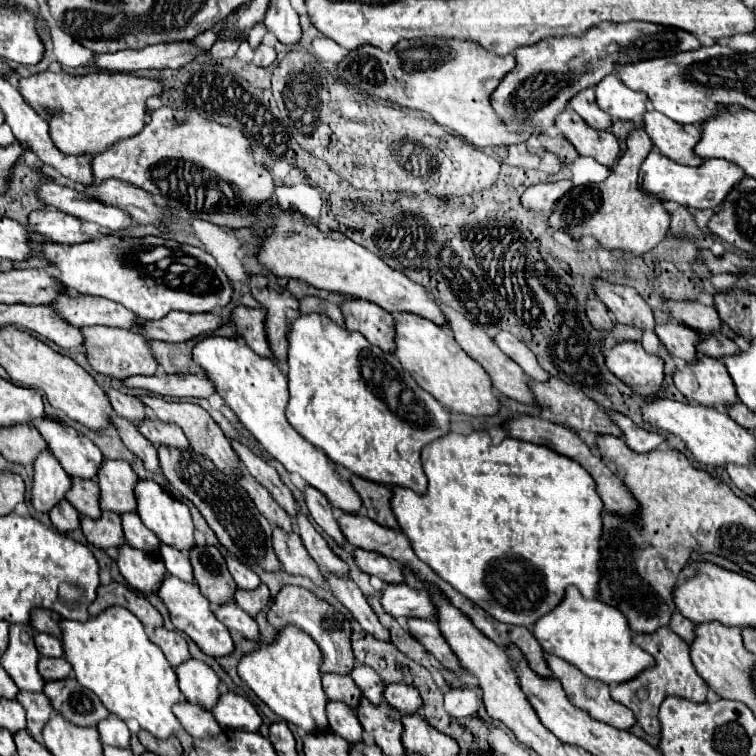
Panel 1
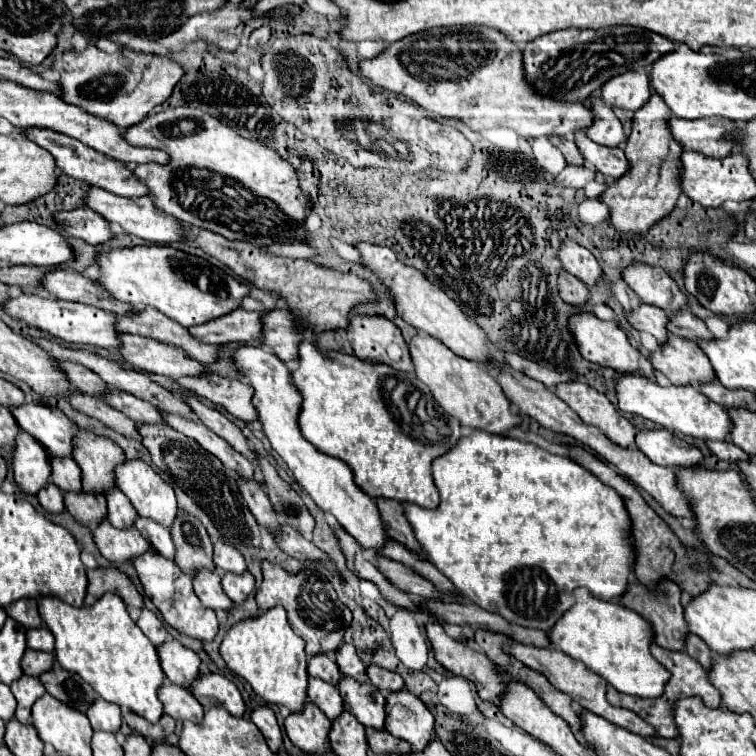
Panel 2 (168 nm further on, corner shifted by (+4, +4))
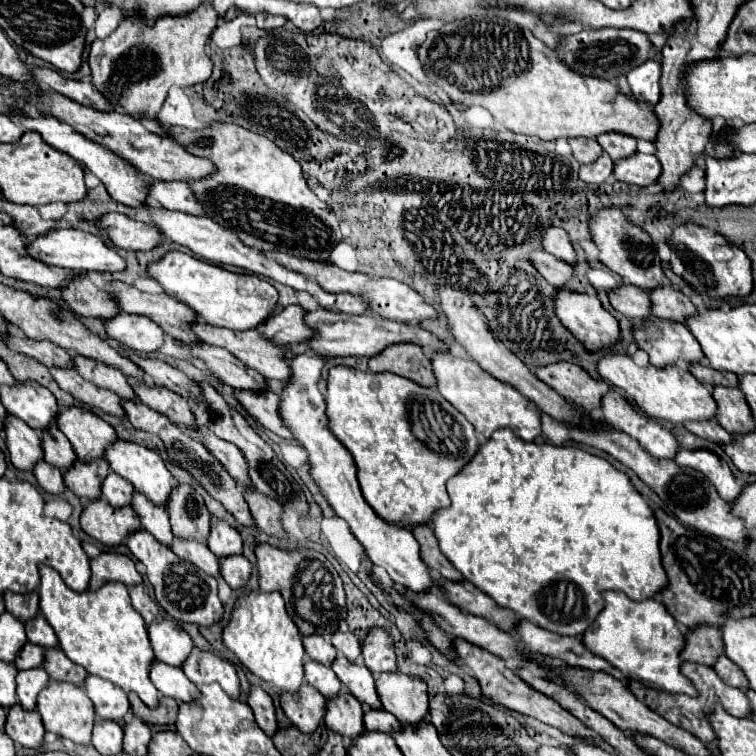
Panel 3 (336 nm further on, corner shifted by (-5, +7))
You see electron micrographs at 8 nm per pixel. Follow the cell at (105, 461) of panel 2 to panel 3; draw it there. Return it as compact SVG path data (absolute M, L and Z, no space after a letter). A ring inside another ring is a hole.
M77 406L61 410L57 416L57 426L69 438L81 462L105 458L105 450L117 440L117 432L111 424Z

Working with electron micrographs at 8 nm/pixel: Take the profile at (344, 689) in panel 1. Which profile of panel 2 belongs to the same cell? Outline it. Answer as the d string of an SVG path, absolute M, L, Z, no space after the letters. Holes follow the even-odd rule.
M314 655L312 659L308 659L308 673L312 677L324 679L324 681L334 683L334 685L338 685L338 681L342 677L334 659L330 659L328 655Z

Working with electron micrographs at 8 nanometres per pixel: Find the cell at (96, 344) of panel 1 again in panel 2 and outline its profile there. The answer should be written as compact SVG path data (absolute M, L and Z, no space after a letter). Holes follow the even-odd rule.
M122 333L120 339L120 351L124 355L124 361L140 371L158 373L172 379L200 377L210 373L208 365L202 365L200 361L188 357L188 353L180 347L170 347L168 343L130 333Z

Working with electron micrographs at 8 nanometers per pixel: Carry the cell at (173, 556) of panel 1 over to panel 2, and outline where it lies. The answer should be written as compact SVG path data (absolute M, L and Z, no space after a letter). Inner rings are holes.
M138 517L134 527L150 541L150 545L166 559L174 559L174 543L170 539L170 531L166 527L160 527L160 523L154 523L152 519Z

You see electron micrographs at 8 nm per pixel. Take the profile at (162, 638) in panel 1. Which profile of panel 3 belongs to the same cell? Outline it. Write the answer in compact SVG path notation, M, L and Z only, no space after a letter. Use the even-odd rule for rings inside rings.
M133 586L129 588L129 594L131 594L131 602L133 602L133 608L143 616L143 620L147 624L153 624L155 620L161 618L161 612L159 612L159 606L143 594L143 586Z

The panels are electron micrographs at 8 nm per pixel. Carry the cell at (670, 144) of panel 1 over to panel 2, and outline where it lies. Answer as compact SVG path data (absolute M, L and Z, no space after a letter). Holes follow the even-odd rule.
M672 117L670 131L684 149L692 149L708 157L728 157L734 149L740 147L738 123L724 117L696 121Z

